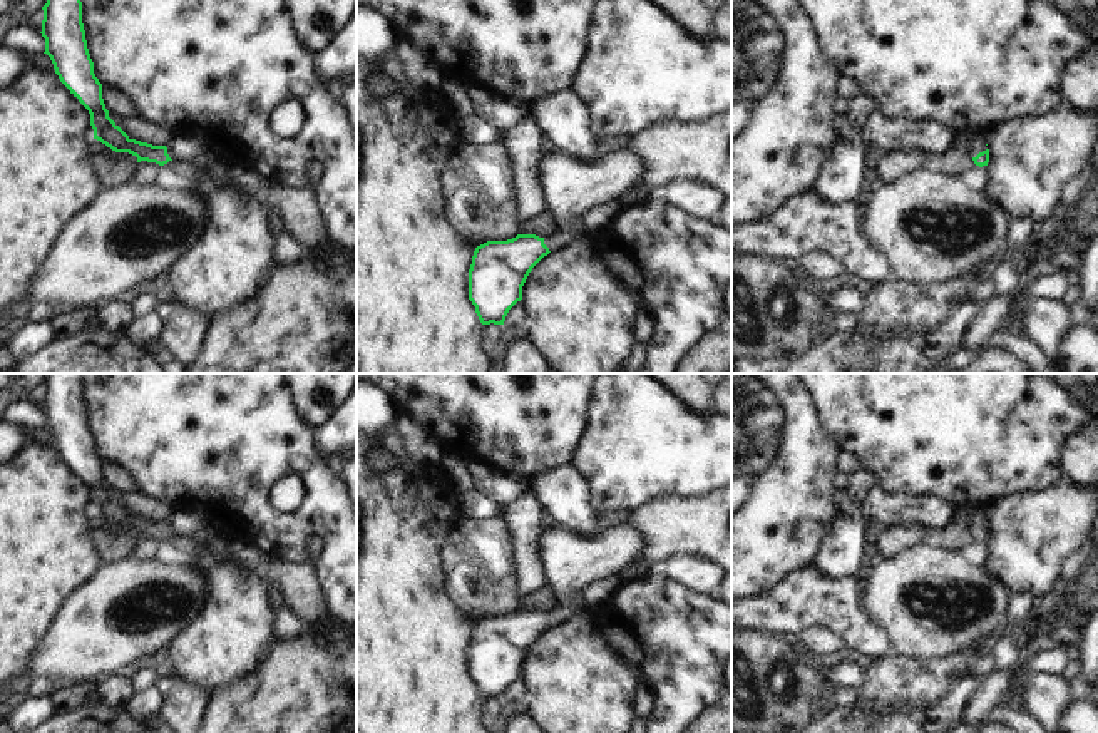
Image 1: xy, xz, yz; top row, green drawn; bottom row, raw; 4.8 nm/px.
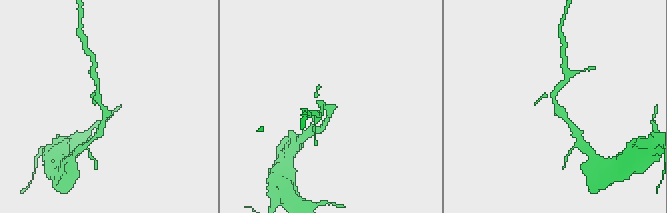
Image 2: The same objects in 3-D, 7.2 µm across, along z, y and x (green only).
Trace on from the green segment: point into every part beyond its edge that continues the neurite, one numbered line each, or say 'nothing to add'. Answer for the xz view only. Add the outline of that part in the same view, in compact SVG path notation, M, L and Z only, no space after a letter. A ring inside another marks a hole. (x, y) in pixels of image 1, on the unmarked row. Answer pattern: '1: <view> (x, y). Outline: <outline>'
1: xz (571, 566). Outline: M551 522L542 525L537 552L554 599L554 609L544 613L549 626L557 626L586 609L589 601L584 592L623 572L639 547L636 532L616 522L604 522L603 531L593 539L581 539Z

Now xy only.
1: xy (179, 522). Outline: M169 509L166 522L172 536L192 536L204 525L204 515L198 510Z

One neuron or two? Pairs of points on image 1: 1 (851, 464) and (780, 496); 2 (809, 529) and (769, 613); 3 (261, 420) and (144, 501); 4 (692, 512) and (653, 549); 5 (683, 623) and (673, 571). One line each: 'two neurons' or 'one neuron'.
1: two neurons
2: two neurons
3: two neurons
4: one neuron
5: two neurons

